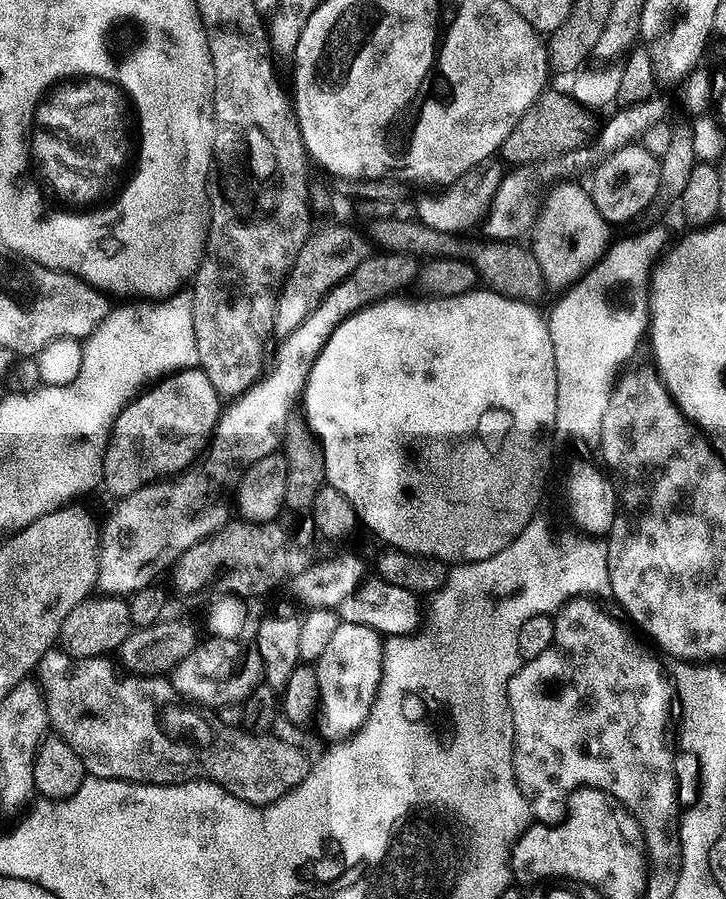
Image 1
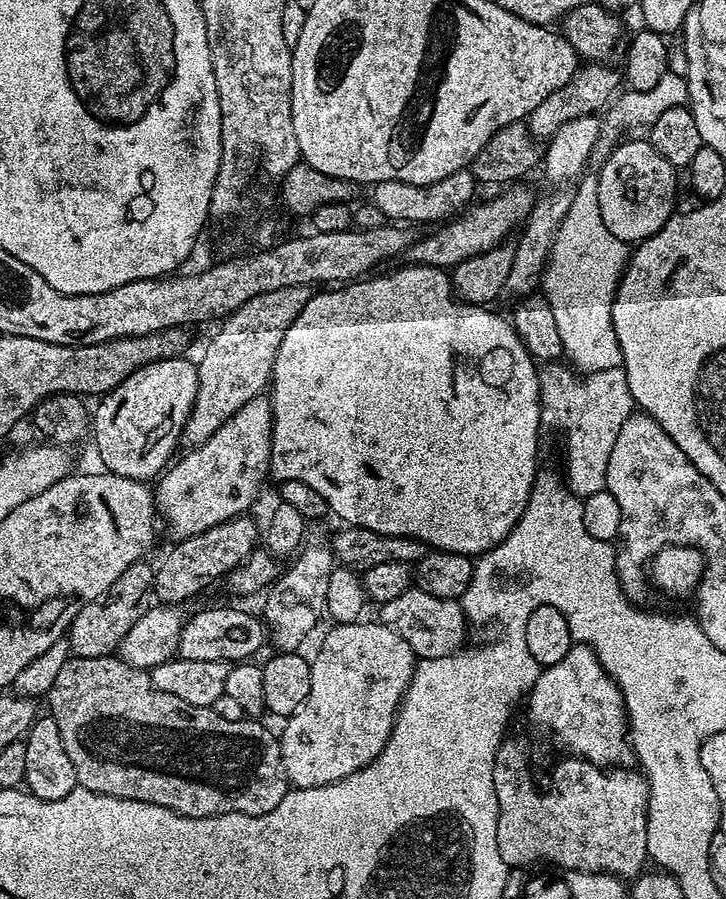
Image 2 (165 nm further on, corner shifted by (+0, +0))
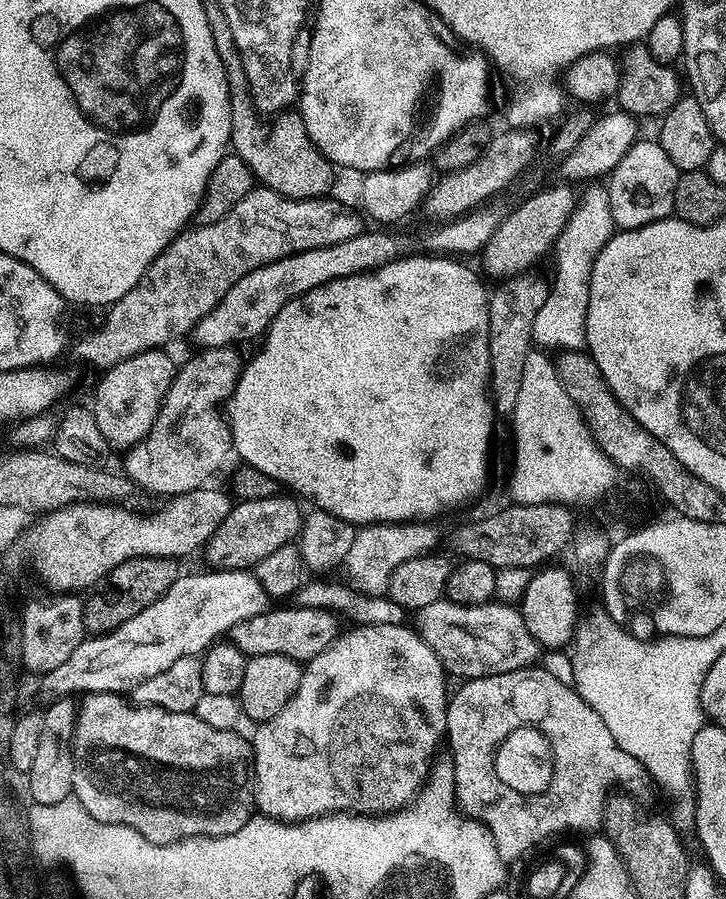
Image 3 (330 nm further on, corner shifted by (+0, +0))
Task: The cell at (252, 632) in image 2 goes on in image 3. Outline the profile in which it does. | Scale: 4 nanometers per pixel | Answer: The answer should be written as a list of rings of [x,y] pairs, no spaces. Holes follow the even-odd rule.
[[[272,606],[267,612],[238,622],[231,628],[230,643],[238,650],[242,650],[247,657],[258,654],[282,654],[286,658],[301,662],[314,659],[335,642],[338,635],[337,617],[321,608],[291,607]]]

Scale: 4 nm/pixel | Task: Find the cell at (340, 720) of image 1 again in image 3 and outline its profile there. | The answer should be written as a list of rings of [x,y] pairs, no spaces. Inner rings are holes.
[[[365,624],[352,626],[349,632],[341,631],[335,642],[329,648],[322,650],[314,659],[303,665],[304,673],[298,682],[298,690],[274,718],[263,721],[251,737],[252,749],[256,755],[256,807],[263,815],[273,816],[286,822],[309,820],[313,816],[331,814],[343,810],[353,810],[358,814],[386,814],[403,808],[423,788],[428,778],[430,765],[437,755],[436,746],[441,745],[442,739],[448,731],[446,726],[446,714],[448,713],[448,701],[450,688],[444,685],[446,681],[446,669],[440,660],[426,646],[426,642],[411,627],[388,624]]]

